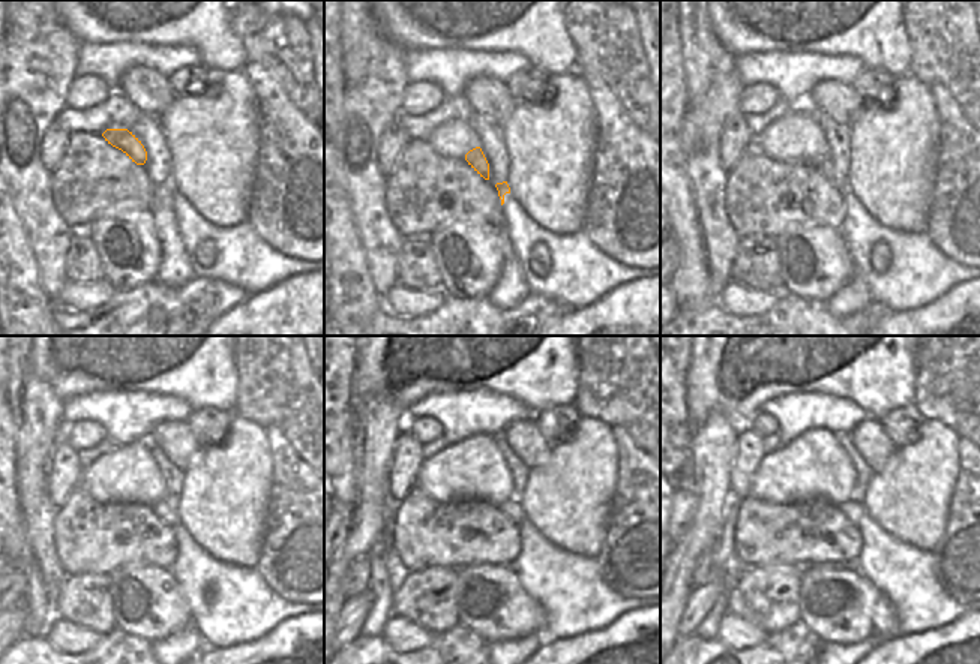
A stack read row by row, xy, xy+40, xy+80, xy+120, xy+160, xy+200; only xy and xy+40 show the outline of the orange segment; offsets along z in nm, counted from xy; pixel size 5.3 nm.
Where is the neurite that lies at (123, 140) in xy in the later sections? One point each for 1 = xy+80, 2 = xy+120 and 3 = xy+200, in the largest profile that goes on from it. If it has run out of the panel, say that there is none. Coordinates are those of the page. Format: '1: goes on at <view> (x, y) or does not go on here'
1: goes on at xy+80 (838, 180)
2: goes on at xy+120 (161, 508)
3: goes on at xy+200 (853, 510)

